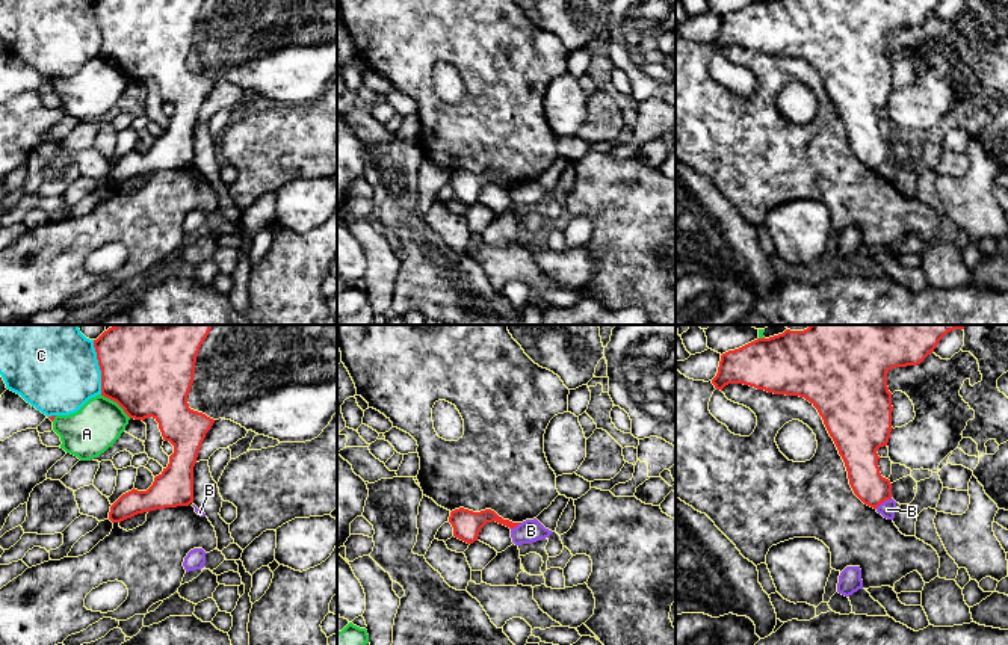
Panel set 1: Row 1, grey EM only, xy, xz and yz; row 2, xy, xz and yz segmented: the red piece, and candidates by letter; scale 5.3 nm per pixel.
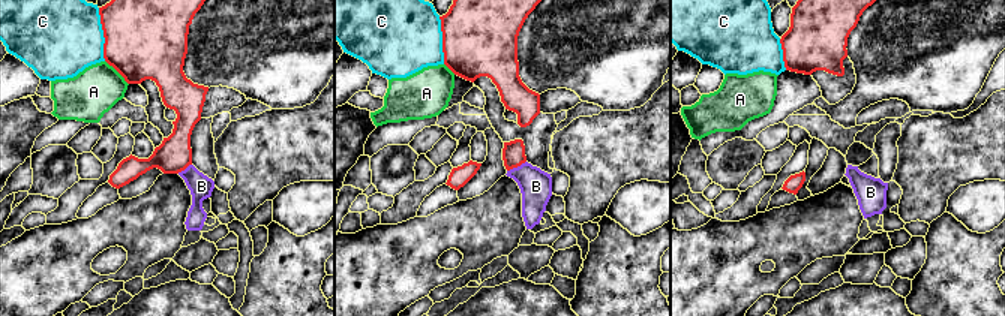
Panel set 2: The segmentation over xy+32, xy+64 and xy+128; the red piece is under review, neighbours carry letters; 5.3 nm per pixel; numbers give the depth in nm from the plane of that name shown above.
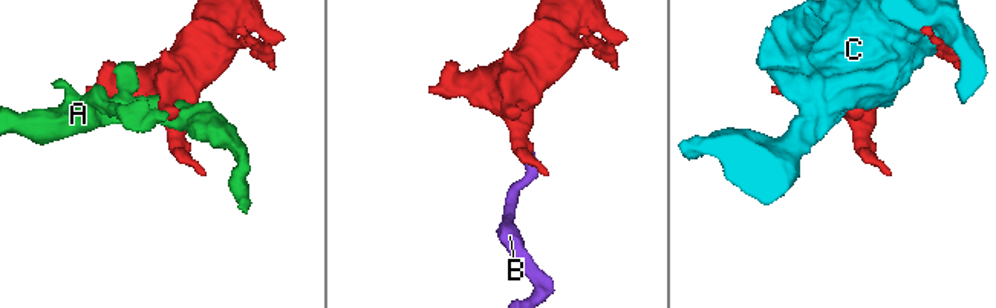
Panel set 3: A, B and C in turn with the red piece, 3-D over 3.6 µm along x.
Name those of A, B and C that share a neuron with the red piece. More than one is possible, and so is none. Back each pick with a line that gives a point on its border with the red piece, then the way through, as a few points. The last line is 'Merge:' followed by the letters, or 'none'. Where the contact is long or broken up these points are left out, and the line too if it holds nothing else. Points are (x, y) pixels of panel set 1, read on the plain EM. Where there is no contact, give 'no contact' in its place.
Merge: none

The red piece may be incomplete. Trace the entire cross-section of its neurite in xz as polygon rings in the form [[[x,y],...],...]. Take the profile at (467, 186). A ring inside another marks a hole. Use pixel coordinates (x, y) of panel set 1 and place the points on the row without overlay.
[[[459,169],[452,172],[449,178],[449,184],[453,189],[453,198],[467,205],[473,205],[475,202],[478,202],[481,190],[487,184],[493,184],[493,183],[503,186],[509,190],[514,190],[518,186],[521,186],[521,184],[512,184],[509,181],[503,181],[491,171],[473,174],[473,172]]]

